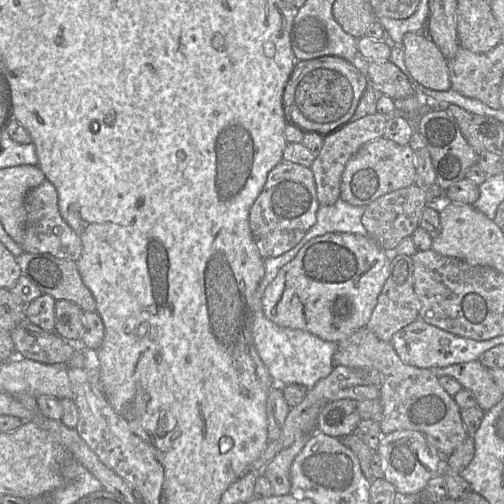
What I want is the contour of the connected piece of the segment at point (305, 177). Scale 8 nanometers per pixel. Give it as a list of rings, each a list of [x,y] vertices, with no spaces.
[[[281,161],[267,176],[261,193],[249,211],[249,226],[260,256],[277,257],[295,247],[315,224],[319,202],[314,177],[309,167]]]

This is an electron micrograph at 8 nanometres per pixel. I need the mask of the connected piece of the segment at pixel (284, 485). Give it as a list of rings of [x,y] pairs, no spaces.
[[[304,434],[288,448],[280,451],[264,468],[264,474],[270,481],[273,496],[290,494],[290,468],[293,460],[309,441],[312,434]]]

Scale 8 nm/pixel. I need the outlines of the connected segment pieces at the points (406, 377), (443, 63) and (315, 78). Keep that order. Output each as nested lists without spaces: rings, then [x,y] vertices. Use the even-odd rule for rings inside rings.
[[[366,327],[337,343],[333,364],[334,367],[341,365],[352,369],[373,368],[382,374],[379,398],[383,404],[380,422],[383,435],[396,430],[419,431],[443,458],[449,456],[469,436],[461,419],[461,409],[440,384],[440,377],[430,369],[405,364],[390,341],[379,339]]]
[[[406,33],[402,47],[405,66],[418,84],[437,91],[451,88],[448,60],[426,33]]]
[[[325,68],[306,74],[295,91],[295,104],[308,120],[330,123],[343,117],[352,105],[353,90],[345,76]]]

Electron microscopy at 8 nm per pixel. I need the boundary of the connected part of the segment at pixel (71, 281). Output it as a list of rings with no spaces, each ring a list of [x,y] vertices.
[[[23,252],[15,257],[21,274],[36,285],[42,294],[57,300],[67,300],[78,305],[84,312],[95,312],[96,302],[90,290],[84,285],[75,261],[54,257],[50,254]]]

